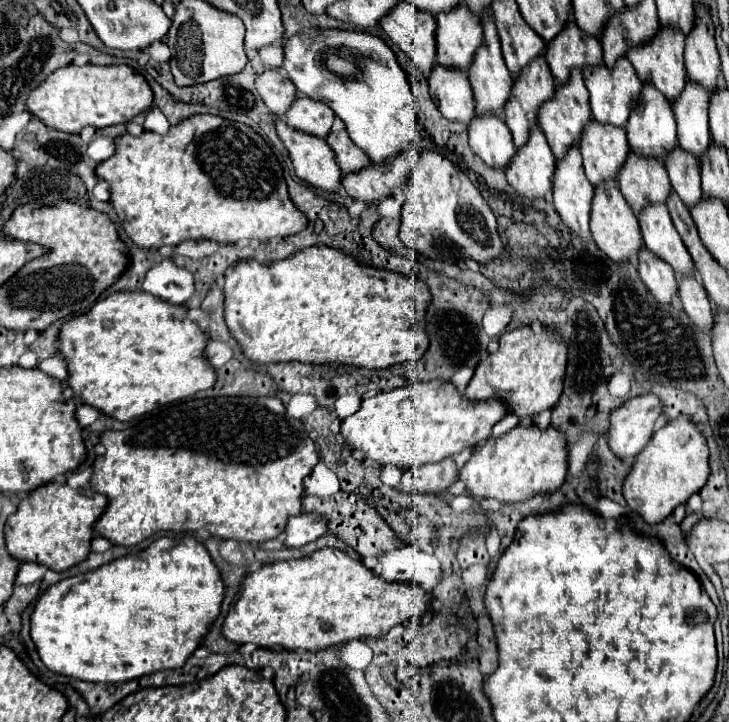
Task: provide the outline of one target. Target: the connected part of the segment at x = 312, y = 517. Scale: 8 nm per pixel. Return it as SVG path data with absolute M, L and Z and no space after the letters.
M298 514L288 518L288 524L284 528L284 546L288 548L296 548L296 546L304 546L308 542L314 542L316 538L320 538L326 532L326 520L320 514Z

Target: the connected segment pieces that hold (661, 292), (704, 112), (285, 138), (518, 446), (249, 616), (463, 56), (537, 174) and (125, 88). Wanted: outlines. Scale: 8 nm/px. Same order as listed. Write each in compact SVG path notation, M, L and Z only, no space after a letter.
M646 248L640 250L638 258L638 272L648 292L658 304L672 306L678 294L678 280L676 274L672 274L672 268L668 268L668 264L664 264L662 260L656 260L656 256L652 256L652 252L648 252Z
M684 88L684 96L676 100L674 114L678 124L678 142L680 148L692 154L698 162L710 148L710 126L708 126L708 106L710 96L708 92L700 92L700 88Z
M276 118L276 130L290 154L294 172L302 182L308 182L312 188L320 188L324 192L340 192L342 172L326 140L292 132L292 128L288 128L280 118Z
M516 426L500 438L488 438L470 460L460 468L458 480L466 484L466 496L474 500L500 500L500 504L526 502L538 494L556 492L566 478L566 444L554 428L536 430L534 426Z
M322 548L314 554L300 560L284 560L274 564L264 564L256 572L244 576L238 592L236 604L230 608L224 624L222 636L234 644L256 644L260 648L284 646L288 650L324 650L330 646L338 646L348 640L364 640L368 636L384 636L392 626L410 620L412 624L420 624L422 616L428 612L426 592L418 584L402 586L394 582L380 580L376 574L368 572L360 560L350 558L348 554Z
M466 6L456 10L458 12L440 12L440 16L436 16L436 58L440 66L468 72L476 50L484 42L482 24Z
M536 126L536 132L528 138L528 144L516 152L506 178L514 192L522 198L548 198L554 186L554 170L556 158L552 156L544 134L540 134Z
M64 66L52 76L48 76L38 88L34 88L26 100L26 110L38 118L42 124L48 128L56 128L60 132L78 132L84 126L94 126L96 130L116 126L116 124L126 124L130 122L136 114L146 112L152 104L152 90L146 82L146 78L138 72L134 72L130 66Z

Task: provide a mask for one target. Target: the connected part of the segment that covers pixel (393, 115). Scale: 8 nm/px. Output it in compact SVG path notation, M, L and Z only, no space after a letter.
M338 30L312 34L318 36L298 34L284 44L284 70L298 92L332 108L332 112L344 122L350 140L368 154L372 164L382 166L398 154L408 152L420 136L414 118L416 98L394 52L372 34Z

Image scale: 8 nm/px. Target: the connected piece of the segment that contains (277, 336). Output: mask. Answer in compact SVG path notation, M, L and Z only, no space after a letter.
M310 246L270 264L254 260L238 262L224 274L224 318L228 330L240 342L244 356L256 364L296 360L378 370L418 360L428 350L428 334L424 328L428 300L430 292L420 280L360 266L354 258L328 246Z

